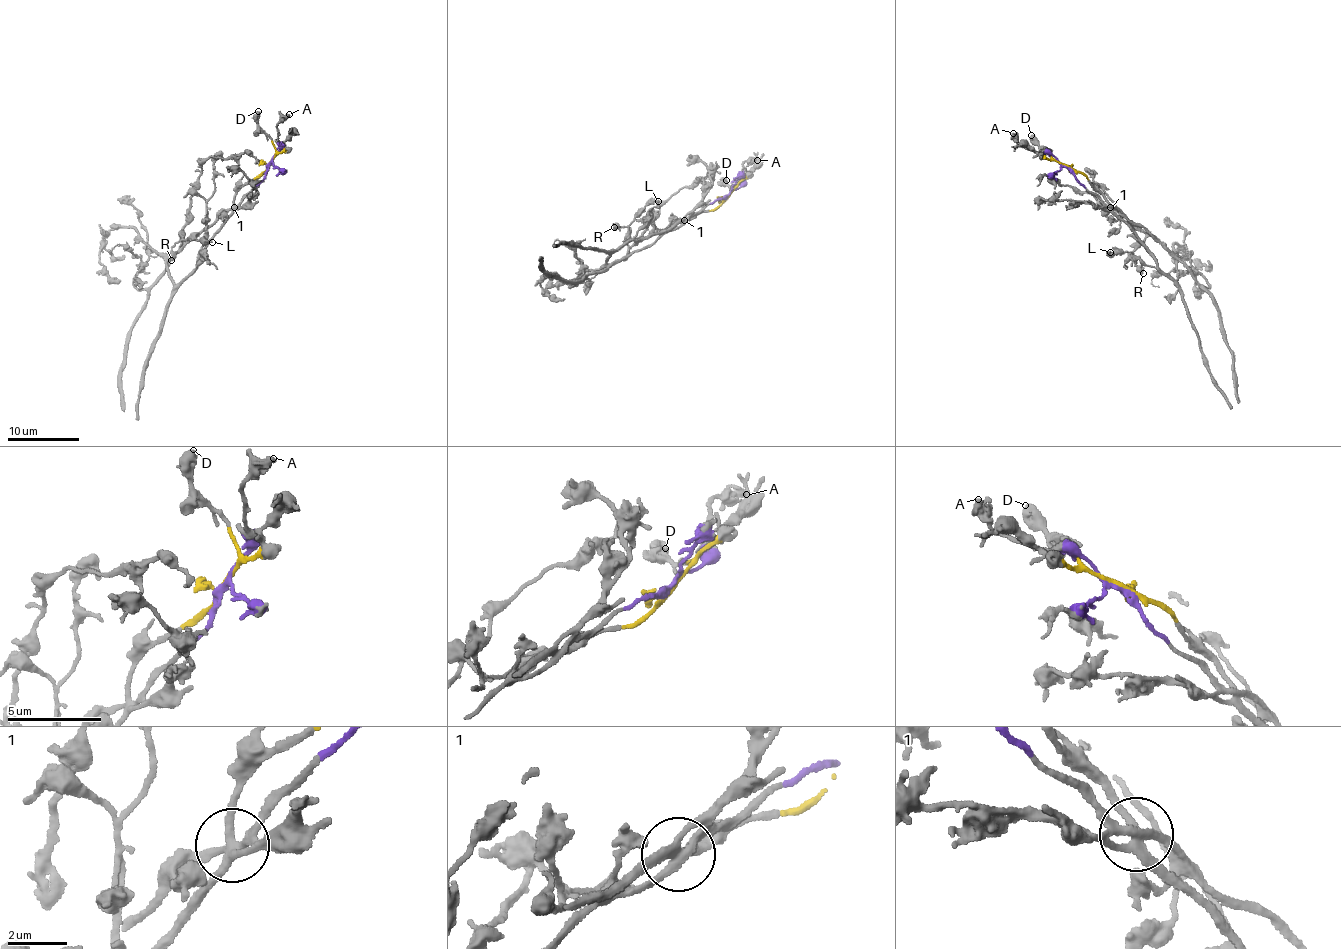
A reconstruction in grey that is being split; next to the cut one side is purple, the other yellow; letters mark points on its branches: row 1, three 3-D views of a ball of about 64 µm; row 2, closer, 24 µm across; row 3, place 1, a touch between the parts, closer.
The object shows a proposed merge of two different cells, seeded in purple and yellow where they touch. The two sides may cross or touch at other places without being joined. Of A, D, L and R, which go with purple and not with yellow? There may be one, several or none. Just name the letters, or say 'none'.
A, L, R

